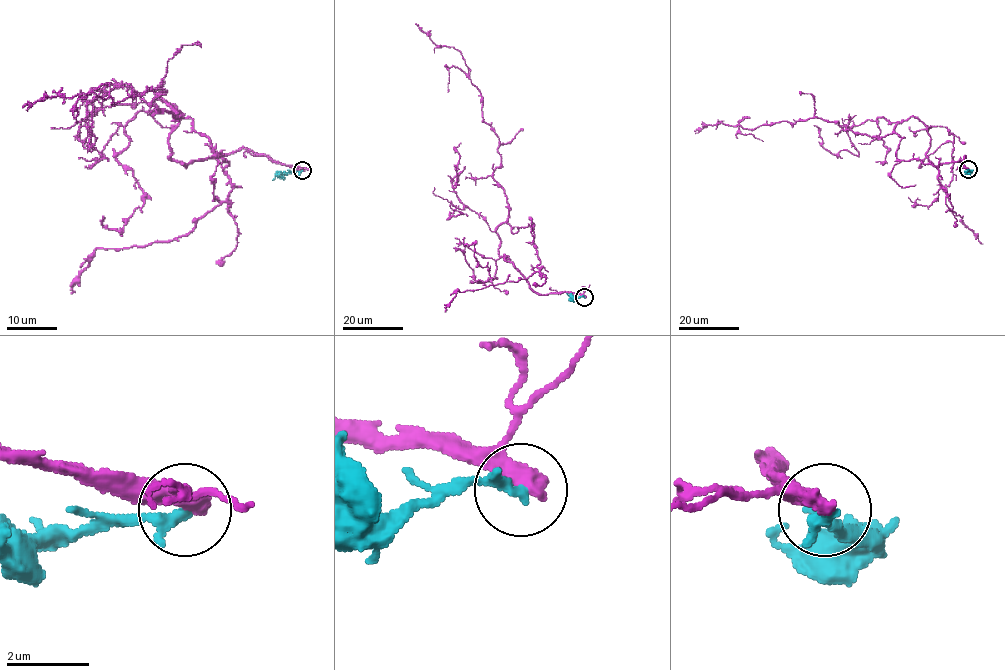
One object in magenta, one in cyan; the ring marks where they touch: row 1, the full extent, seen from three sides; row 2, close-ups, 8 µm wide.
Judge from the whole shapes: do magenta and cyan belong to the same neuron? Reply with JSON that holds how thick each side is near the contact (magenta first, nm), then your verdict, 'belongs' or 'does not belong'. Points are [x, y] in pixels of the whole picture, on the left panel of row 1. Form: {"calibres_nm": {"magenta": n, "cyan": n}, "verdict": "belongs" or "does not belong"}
{"calibres_nm": {"magenta": 360, "cyan": 280}, "verdict": "does not belong"}

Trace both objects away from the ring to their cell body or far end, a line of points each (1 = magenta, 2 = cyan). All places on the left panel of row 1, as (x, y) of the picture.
1: (302, 170), (246, 148), (173, 161), (162, 83), (176, 117), (150, 105), (161, 86), (22, 107)
2: (302, 170), (281, 173), (272, 180)

